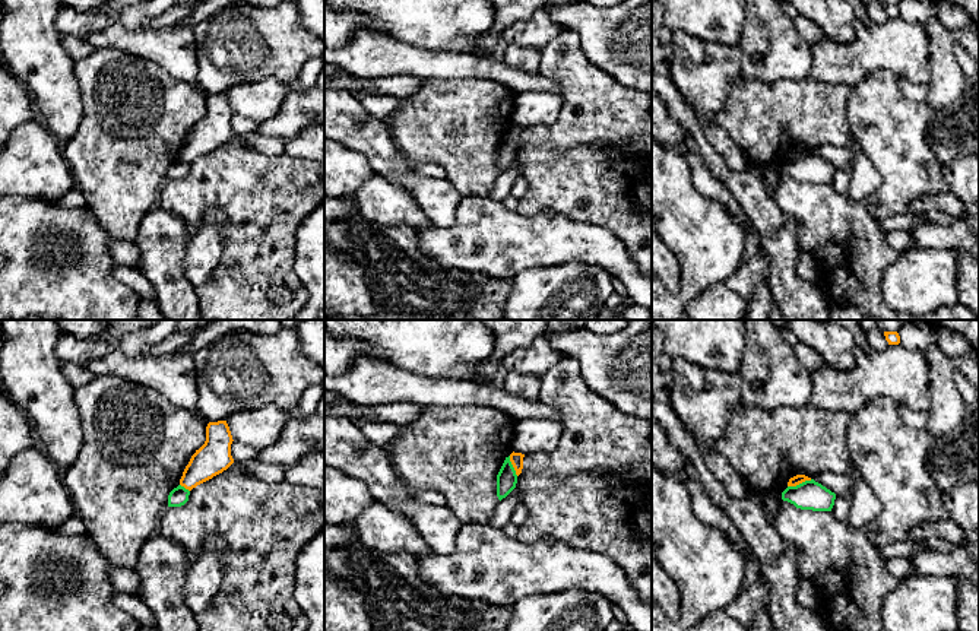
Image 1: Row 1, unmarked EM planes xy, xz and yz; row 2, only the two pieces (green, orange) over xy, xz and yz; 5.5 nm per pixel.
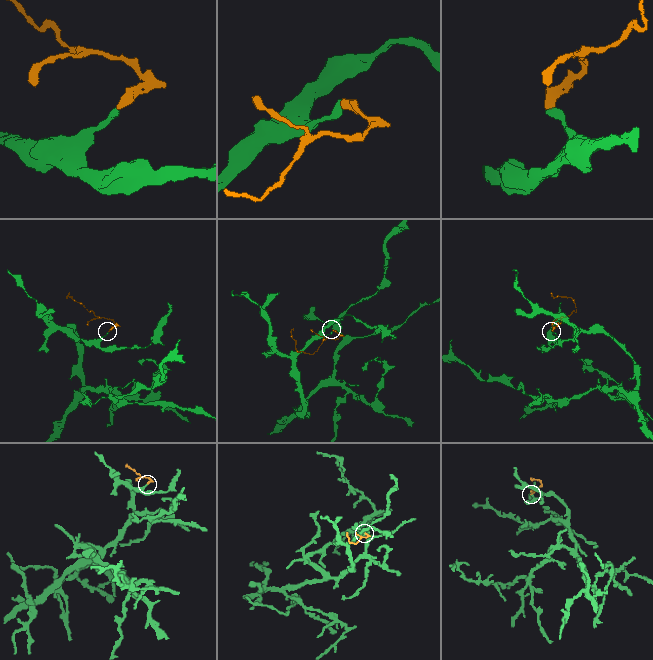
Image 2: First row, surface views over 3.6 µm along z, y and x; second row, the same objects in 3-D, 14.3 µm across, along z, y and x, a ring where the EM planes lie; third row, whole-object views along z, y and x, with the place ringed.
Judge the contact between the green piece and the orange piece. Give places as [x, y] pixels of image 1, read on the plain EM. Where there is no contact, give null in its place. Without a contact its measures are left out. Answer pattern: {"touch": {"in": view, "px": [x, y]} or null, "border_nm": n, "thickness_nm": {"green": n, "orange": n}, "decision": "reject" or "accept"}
{"touch": {"in": "yz", "px": [800, 157]}, "border_nm": 140, "thickness_nm": {"green": 160, "orange": 50}, "decision": "reject"}

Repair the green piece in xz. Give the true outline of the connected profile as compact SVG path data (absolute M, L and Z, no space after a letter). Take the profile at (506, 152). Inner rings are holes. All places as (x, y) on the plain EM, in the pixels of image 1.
M510 129L506 130L498 148L497 148L497 169L501 174L506 171L517 156L516 143L510 134Z

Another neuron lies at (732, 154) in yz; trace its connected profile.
M712 121L704 127L704 136L712 148L723 158L729 169L735 172L751 171L744 149L734 142L725 129Z

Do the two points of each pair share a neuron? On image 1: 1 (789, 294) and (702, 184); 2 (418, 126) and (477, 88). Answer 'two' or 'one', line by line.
1: two
2: one

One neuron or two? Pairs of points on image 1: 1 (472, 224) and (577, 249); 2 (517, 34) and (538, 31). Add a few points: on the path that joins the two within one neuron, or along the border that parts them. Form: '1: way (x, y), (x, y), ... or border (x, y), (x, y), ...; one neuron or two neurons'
1: way (498, 241), (551, 241); one neuron
2: way (522, 34), (534, 32); one neuron

